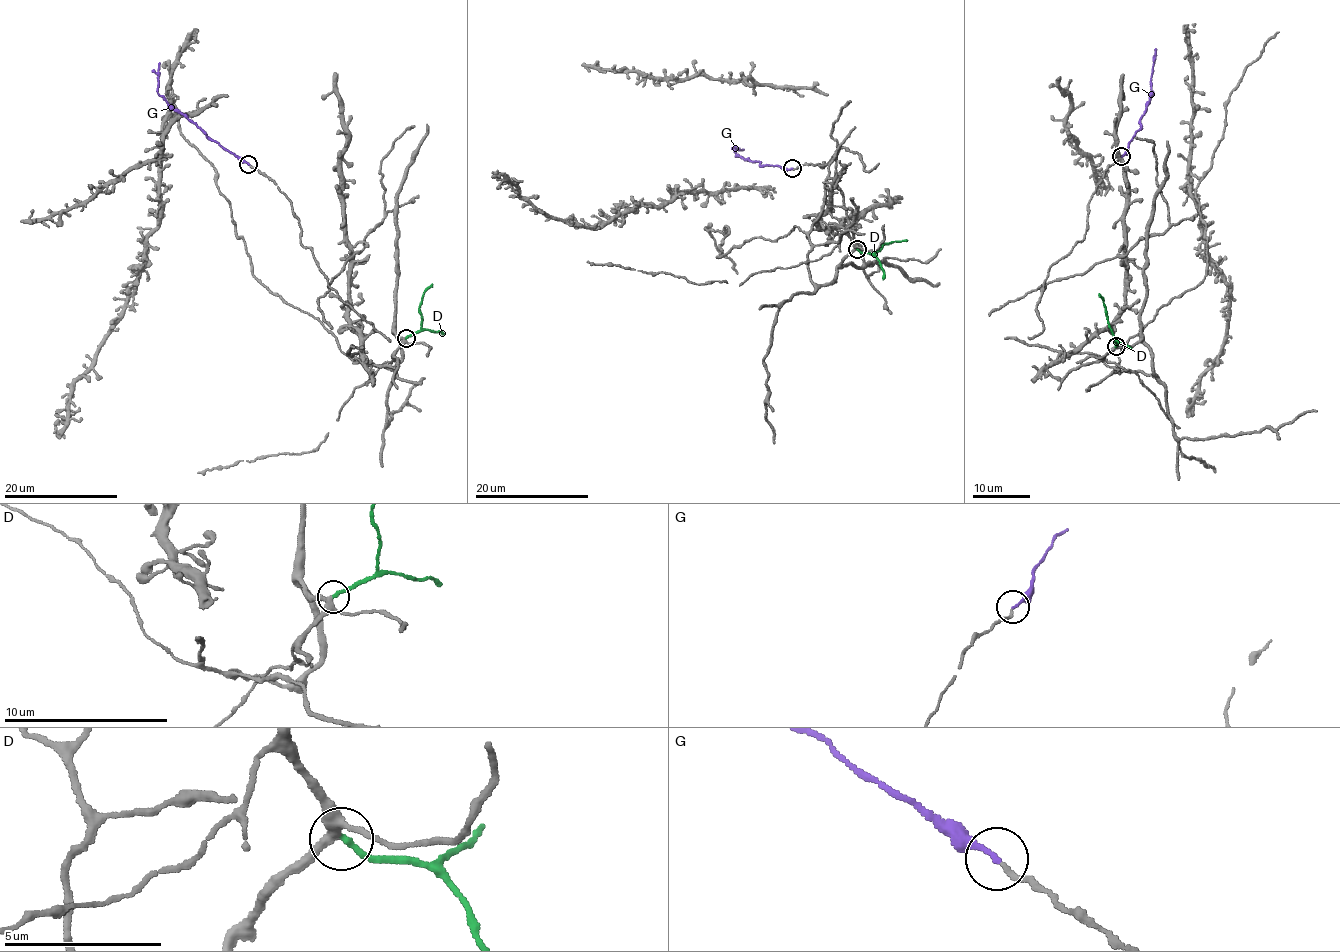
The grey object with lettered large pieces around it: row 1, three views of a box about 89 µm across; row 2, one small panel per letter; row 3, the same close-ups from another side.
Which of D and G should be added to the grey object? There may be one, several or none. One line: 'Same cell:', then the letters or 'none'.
Same cell: G

